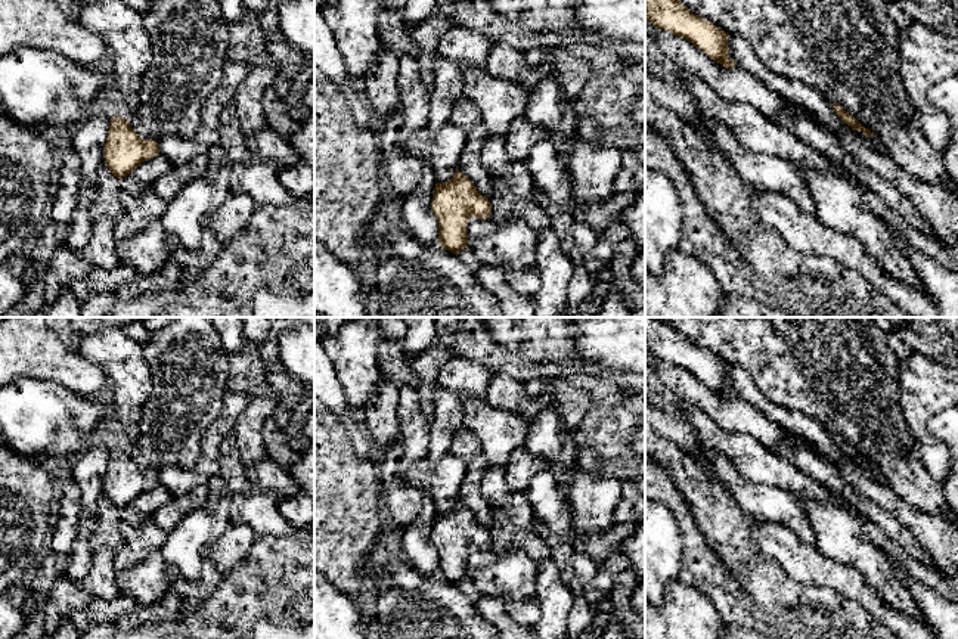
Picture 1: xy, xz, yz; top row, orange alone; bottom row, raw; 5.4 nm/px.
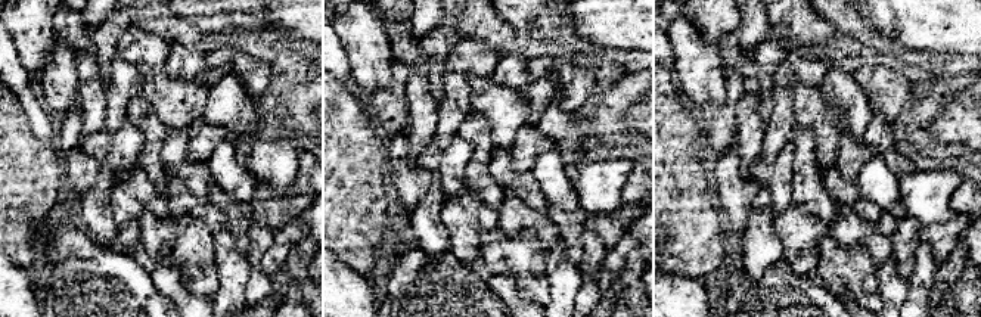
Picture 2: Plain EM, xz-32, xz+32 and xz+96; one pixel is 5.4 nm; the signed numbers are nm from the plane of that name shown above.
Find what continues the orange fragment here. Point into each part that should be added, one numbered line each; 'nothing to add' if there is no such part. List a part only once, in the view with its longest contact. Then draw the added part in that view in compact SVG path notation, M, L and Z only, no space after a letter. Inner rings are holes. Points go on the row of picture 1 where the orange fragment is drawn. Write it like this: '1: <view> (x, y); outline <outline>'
nothing to add

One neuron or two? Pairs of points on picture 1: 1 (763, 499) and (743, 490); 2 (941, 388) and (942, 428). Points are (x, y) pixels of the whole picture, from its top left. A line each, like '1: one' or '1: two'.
1: one
2: two

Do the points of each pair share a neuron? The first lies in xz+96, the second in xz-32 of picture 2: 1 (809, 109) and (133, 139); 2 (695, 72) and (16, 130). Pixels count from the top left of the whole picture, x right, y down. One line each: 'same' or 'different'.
1: different
2: different

